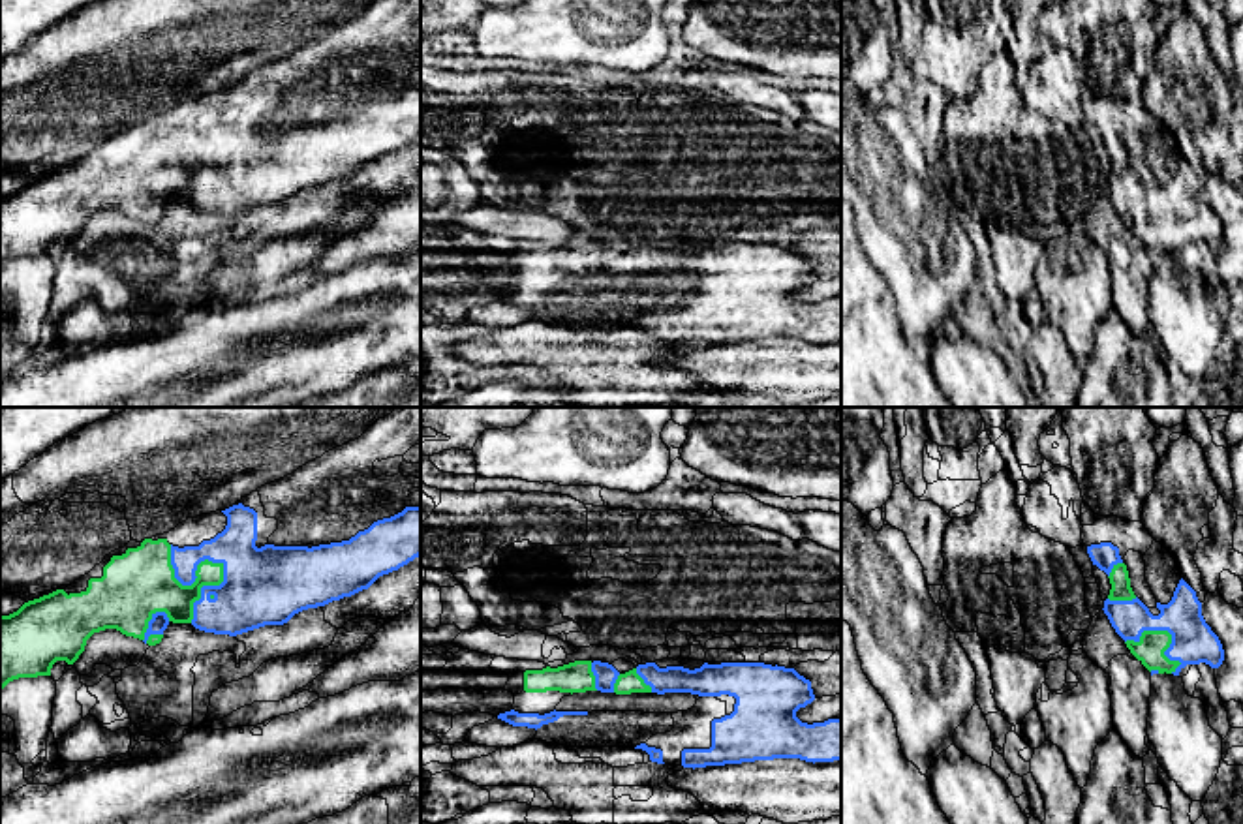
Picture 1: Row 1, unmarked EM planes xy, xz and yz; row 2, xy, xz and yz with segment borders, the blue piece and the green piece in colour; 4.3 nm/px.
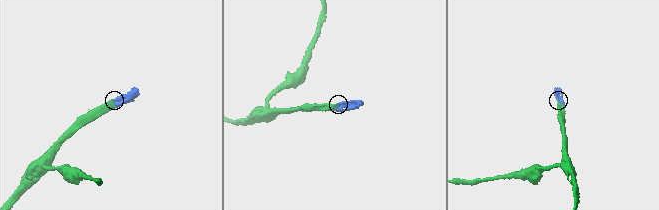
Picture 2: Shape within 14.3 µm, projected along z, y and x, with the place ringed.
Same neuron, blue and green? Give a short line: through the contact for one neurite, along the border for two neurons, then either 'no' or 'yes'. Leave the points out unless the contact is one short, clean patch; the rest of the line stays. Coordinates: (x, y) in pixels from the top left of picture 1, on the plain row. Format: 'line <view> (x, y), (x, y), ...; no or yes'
yes

